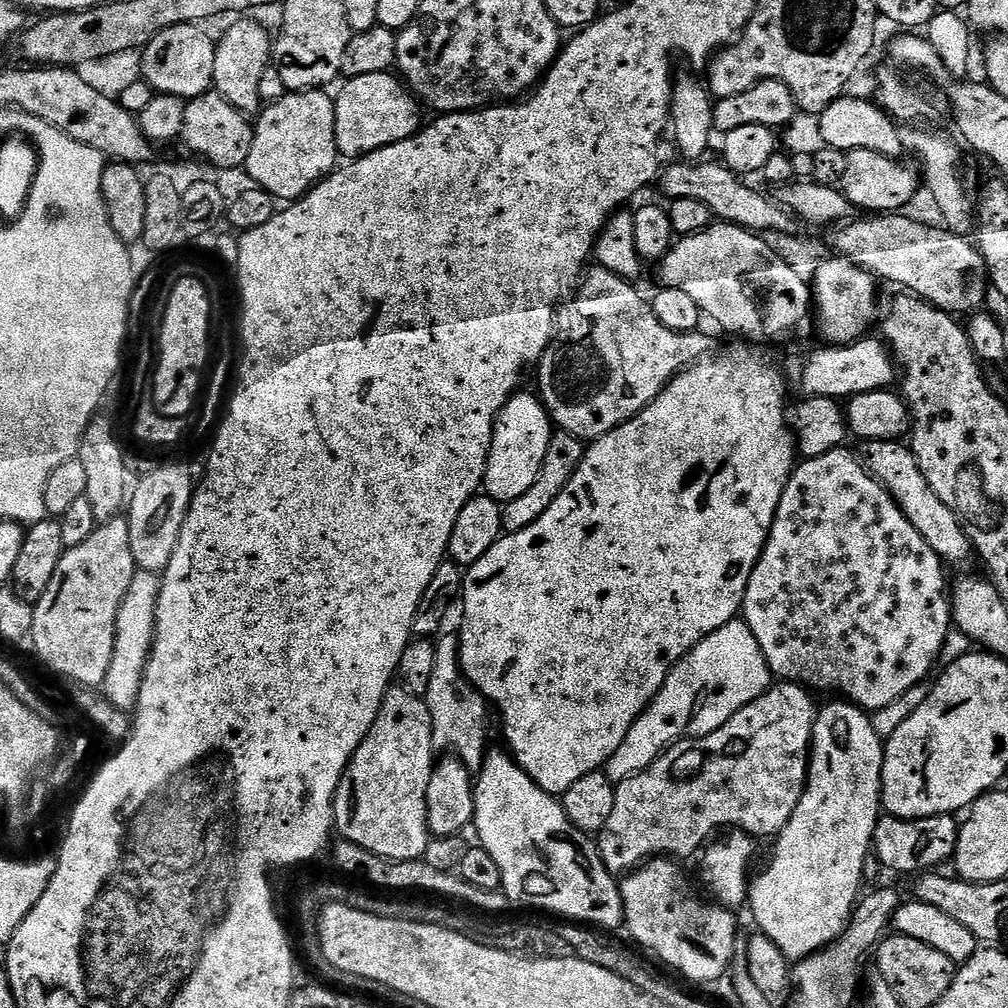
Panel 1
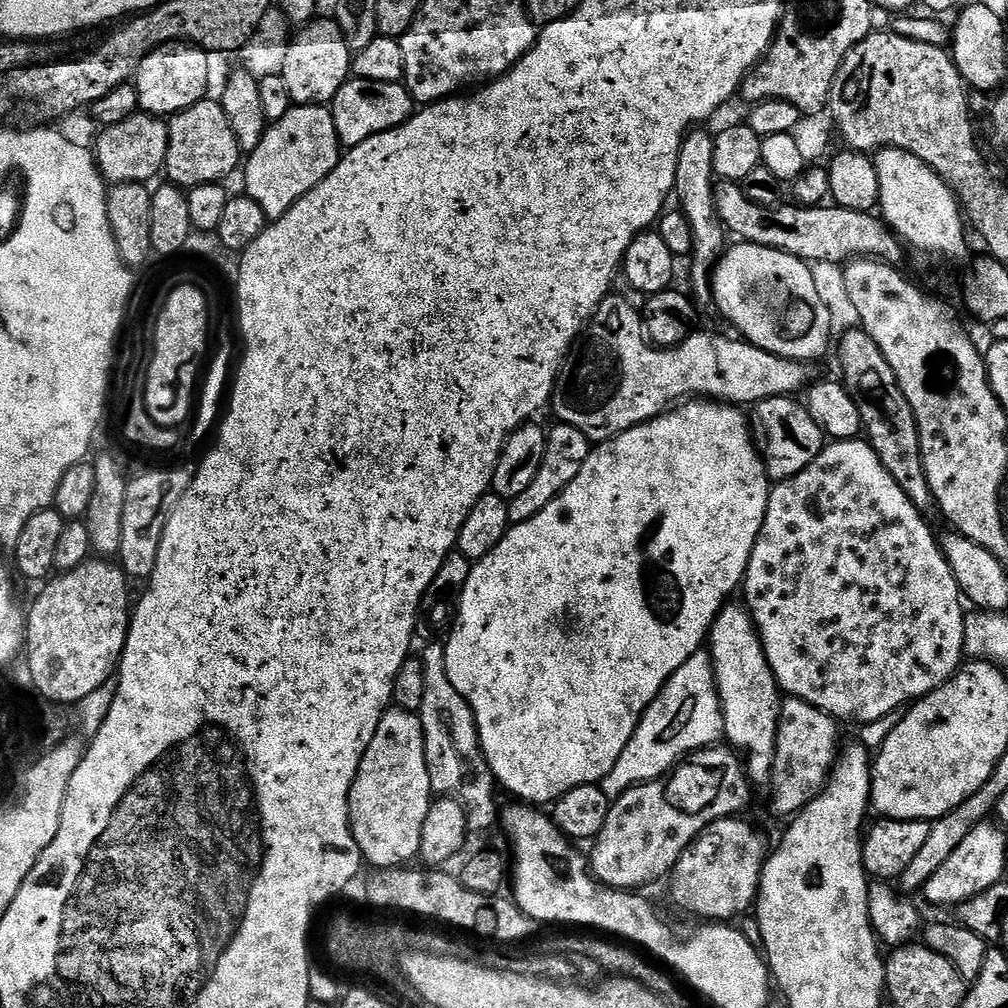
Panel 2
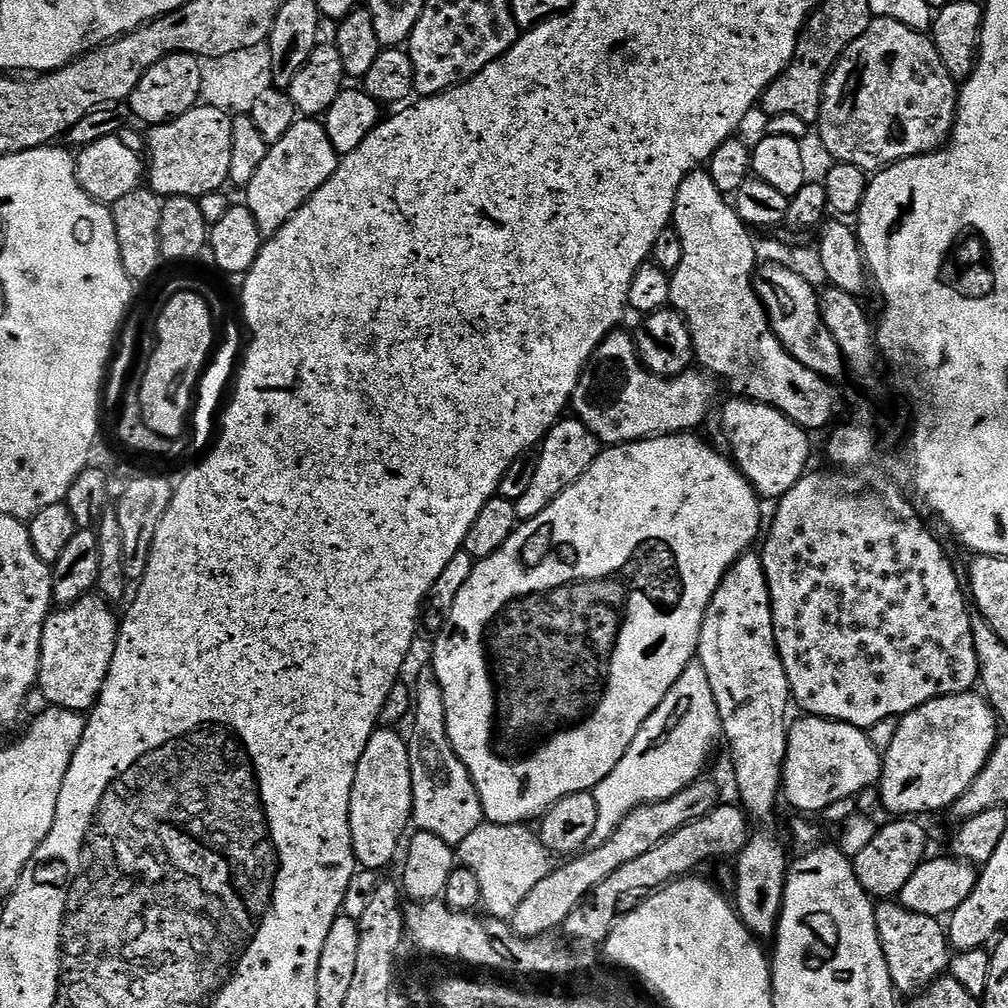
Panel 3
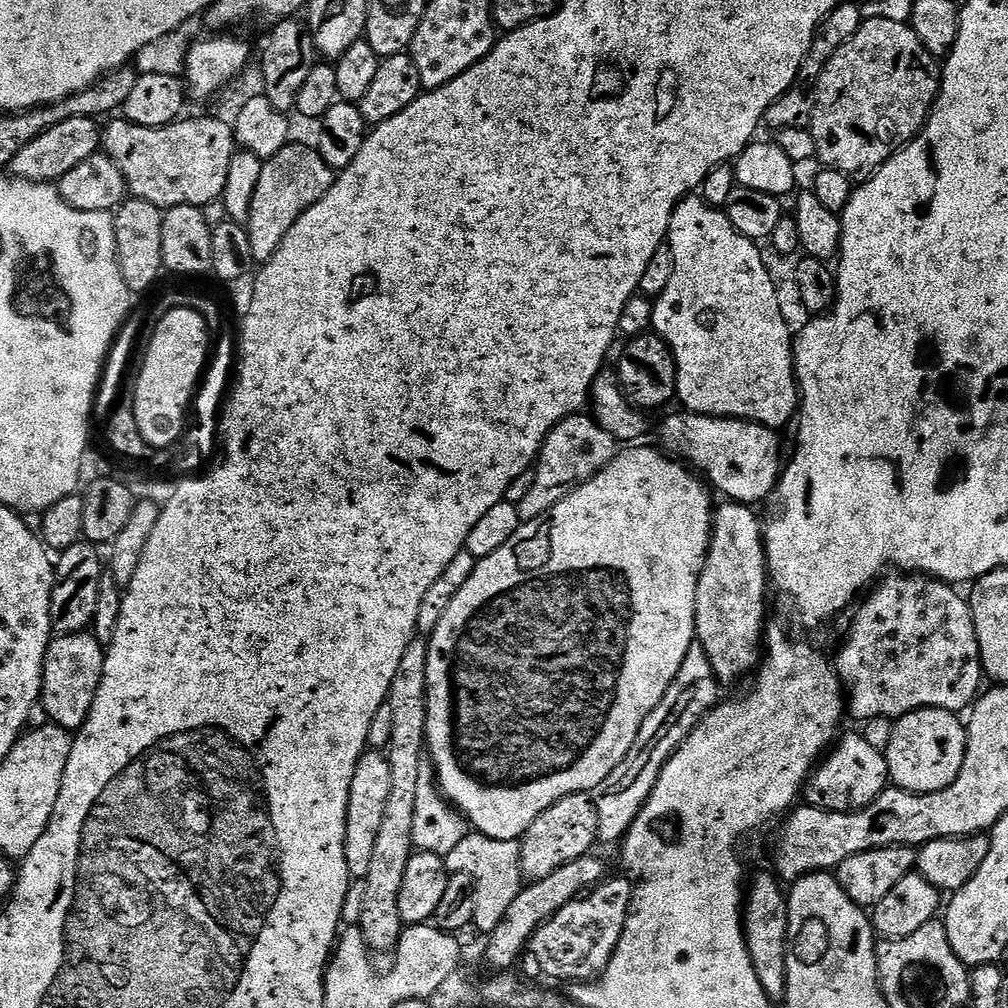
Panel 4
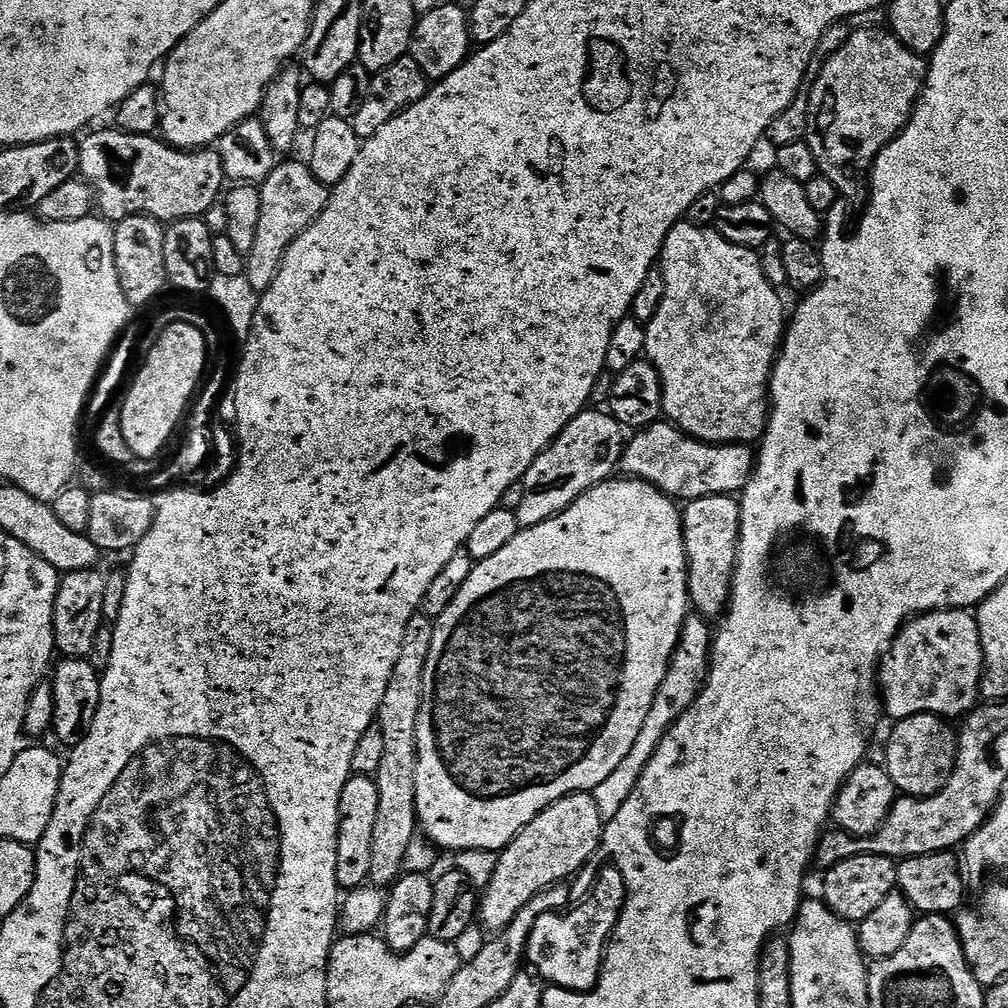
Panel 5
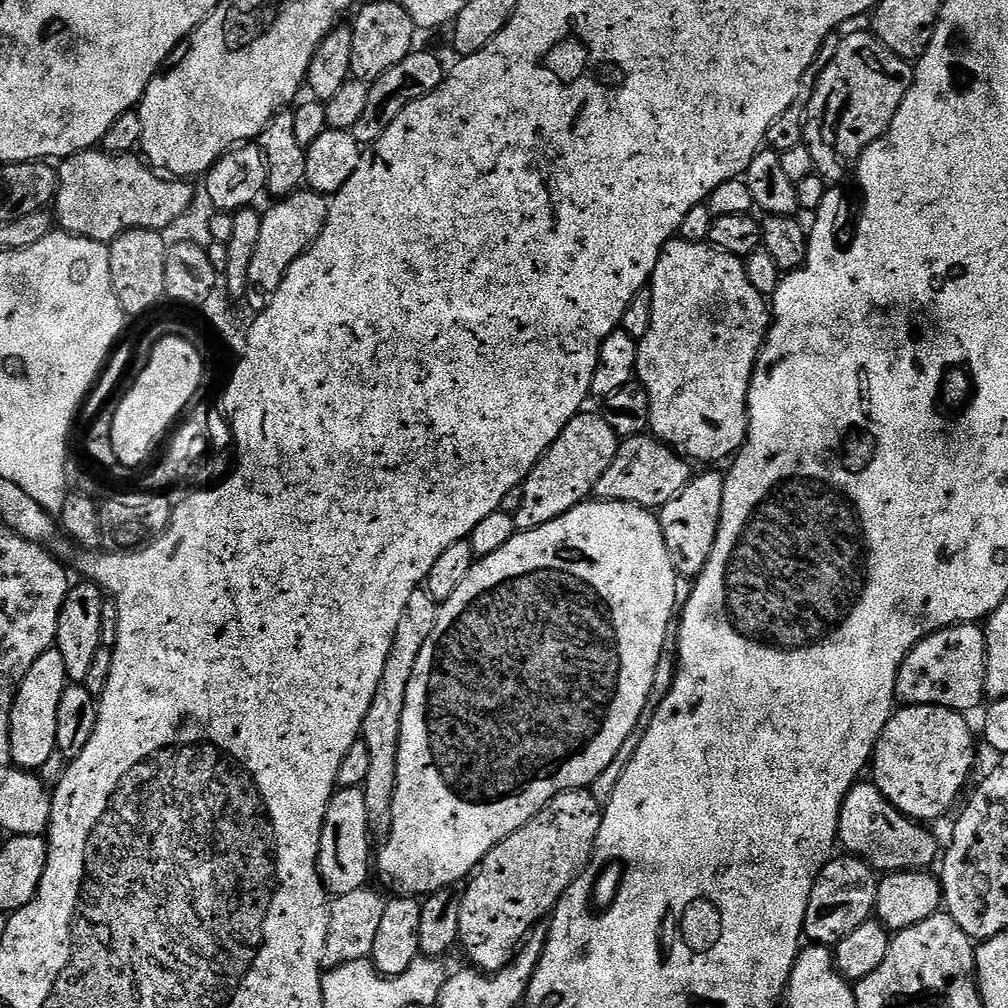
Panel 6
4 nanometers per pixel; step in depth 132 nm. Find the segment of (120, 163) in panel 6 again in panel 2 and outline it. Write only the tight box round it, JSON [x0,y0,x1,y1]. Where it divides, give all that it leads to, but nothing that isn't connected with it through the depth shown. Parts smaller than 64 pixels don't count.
[163,98,242,190]

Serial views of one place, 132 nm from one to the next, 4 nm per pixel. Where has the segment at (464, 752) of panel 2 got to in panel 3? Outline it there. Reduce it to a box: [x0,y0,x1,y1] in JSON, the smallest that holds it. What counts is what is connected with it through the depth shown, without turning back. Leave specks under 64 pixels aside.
[407,664,485,848]

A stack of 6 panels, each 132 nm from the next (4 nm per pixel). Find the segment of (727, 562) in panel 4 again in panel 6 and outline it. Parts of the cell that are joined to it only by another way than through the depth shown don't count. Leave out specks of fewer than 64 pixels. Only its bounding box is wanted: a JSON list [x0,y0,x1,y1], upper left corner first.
[658,472,724,578]

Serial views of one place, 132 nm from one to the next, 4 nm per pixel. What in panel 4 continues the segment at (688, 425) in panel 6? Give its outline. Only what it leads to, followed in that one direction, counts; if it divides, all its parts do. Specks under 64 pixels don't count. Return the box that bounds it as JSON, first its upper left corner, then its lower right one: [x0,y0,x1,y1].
[651,195,800,430]

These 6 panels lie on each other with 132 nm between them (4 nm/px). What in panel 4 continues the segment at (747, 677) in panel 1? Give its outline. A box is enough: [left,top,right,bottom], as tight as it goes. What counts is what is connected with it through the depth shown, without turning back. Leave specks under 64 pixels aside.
[594,642,721,845]

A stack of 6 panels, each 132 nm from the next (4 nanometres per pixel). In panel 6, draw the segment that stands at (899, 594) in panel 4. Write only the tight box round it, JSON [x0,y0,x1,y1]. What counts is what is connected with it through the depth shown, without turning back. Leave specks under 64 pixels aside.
[896,623,986,713]

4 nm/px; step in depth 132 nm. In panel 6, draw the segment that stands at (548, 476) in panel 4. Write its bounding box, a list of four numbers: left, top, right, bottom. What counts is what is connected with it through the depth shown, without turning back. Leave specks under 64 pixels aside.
[514,411,621,532]

